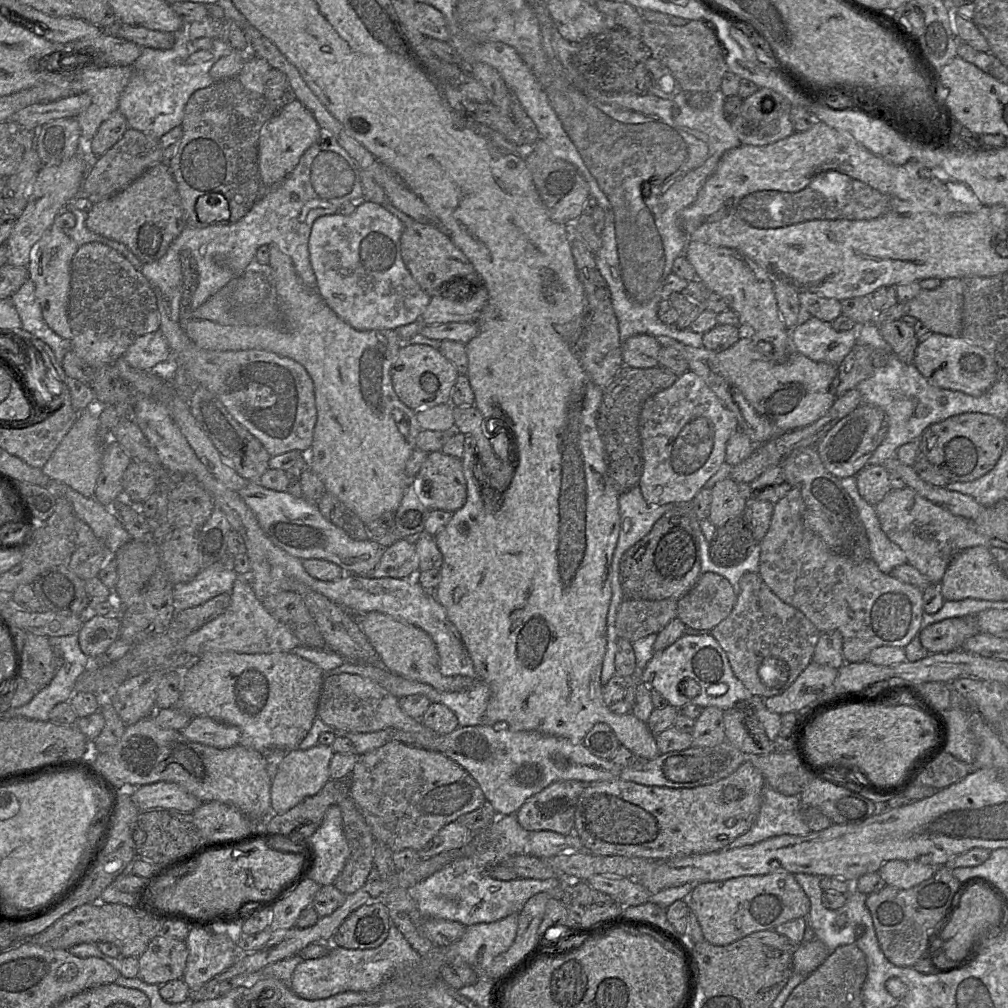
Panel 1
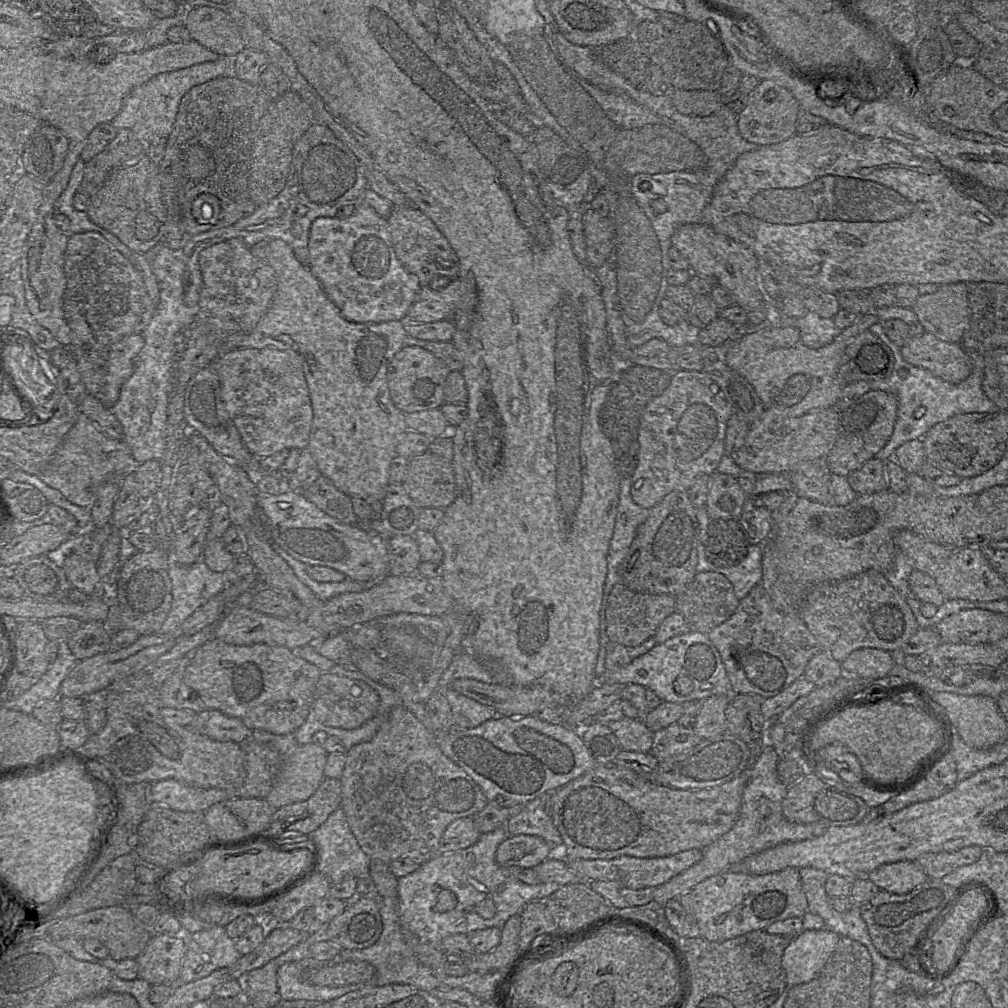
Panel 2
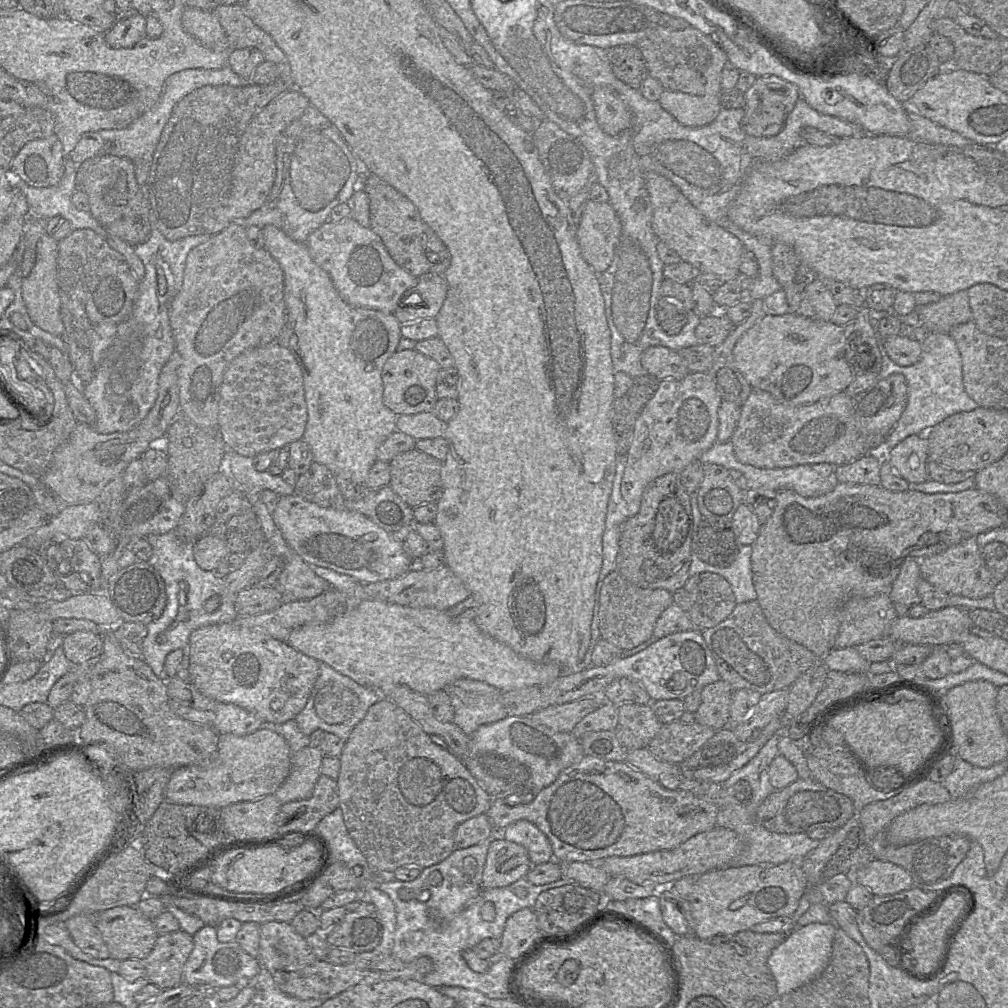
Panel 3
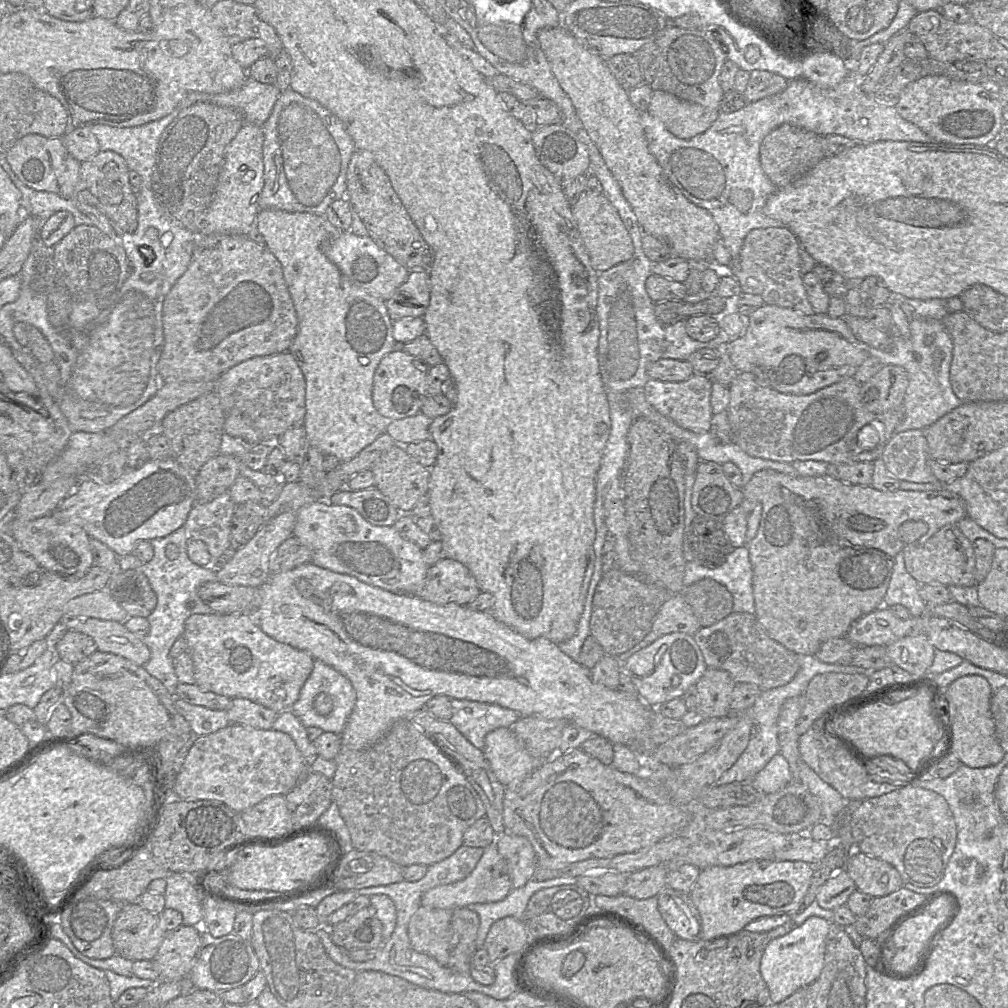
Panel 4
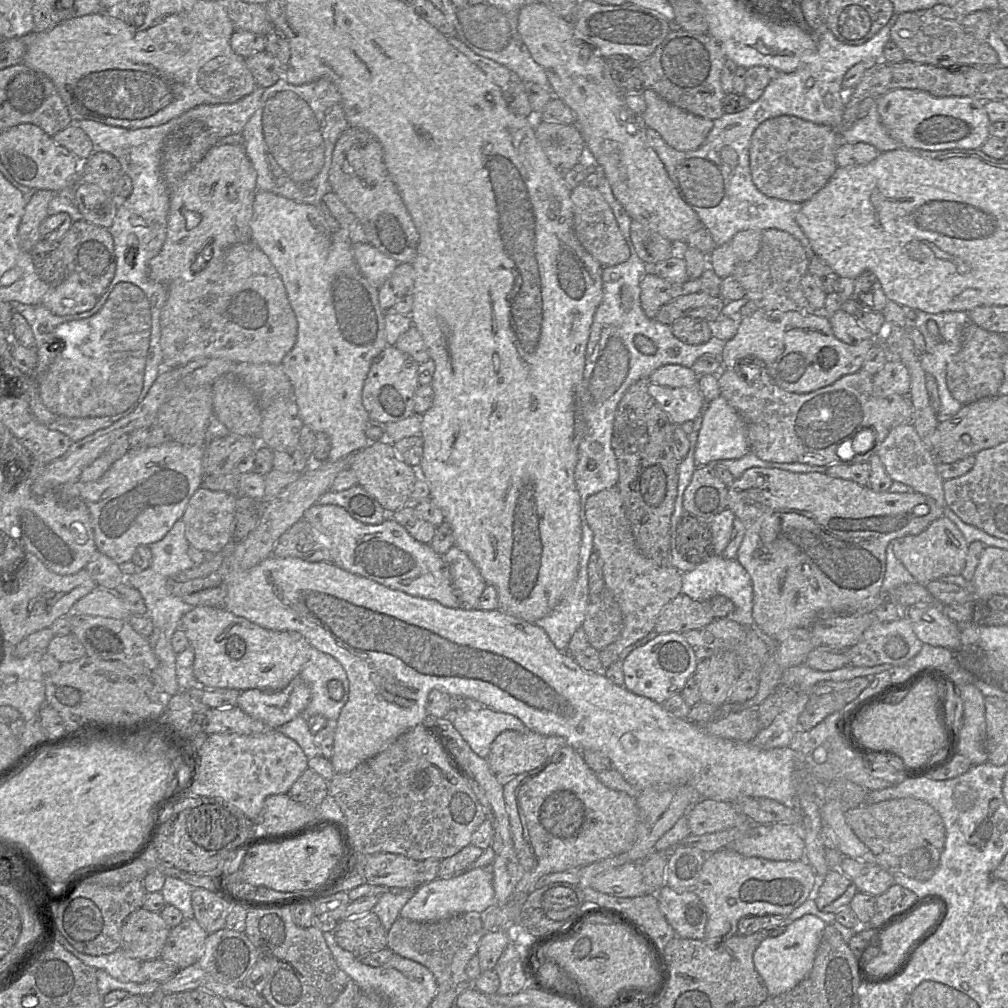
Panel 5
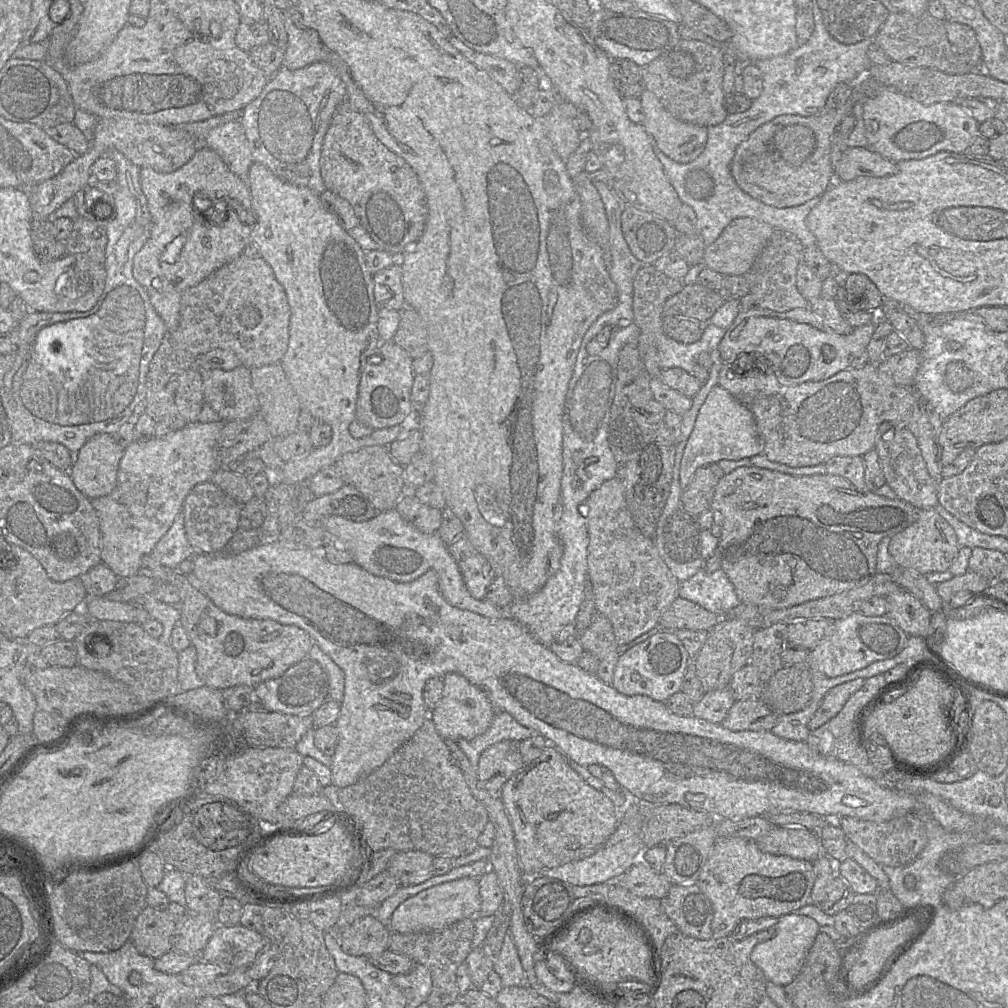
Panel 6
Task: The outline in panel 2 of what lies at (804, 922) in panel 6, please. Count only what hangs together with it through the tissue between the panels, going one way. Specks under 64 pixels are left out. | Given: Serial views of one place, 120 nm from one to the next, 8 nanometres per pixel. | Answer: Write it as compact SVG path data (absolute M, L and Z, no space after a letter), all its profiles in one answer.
M829 928L804 930L796 935L782 956L787 986L814 979L835 950L839 937Z

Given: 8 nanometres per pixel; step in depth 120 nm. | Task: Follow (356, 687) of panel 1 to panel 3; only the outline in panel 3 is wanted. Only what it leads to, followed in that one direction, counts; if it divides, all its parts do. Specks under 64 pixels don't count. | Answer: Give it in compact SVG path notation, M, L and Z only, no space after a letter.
M328 683L316 696L316 714L331 725L342 724L354 715L359 705L357 695L339 683Z

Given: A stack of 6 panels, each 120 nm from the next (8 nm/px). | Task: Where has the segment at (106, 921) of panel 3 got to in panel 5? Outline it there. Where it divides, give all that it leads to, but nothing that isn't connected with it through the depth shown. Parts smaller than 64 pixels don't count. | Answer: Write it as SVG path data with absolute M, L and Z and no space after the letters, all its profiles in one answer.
M141 907L123 922L121 948L142 962L160 958L170 929L160 913Z

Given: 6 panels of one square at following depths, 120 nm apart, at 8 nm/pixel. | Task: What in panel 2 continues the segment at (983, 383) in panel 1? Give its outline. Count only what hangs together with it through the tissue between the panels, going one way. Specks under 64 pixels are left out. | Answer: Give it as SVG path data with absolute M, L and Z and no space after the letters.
M924 332L911 336L901 347L903 359L951 384L965 380L973 370L971 355L961 343L948 343Z

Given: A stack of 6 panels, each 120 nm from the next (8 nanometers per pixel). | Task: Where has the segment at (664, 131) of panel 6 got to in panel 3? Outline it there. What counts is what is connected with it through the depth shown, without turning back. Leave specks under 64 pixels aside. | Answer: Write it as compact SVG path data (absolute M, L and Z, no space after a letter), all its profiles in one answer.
M664 90L658 102L680 124L687 127L702 127L711 123L722 108L720 95L697 96L671 90Z

